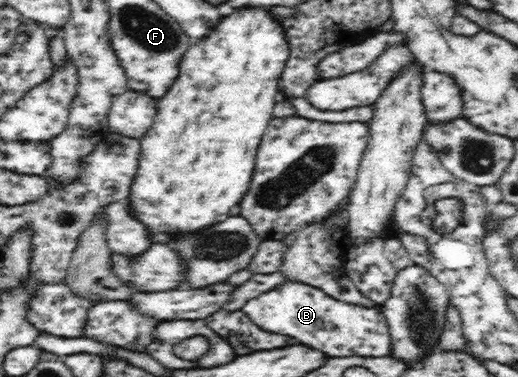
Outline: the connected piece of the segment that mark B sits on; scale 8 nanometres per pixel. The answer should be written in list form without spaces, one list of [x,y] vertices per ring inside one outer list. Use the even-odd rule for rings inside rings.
[[[285,279],[279,287],[262,293],[259,299],[250,299],[243,311],[253,323],[265,331],[289,335],[299,339],[329,357],[379,357],[391,356],[391,334],[381,307],[365,307],[341,303],[318,287]]]

